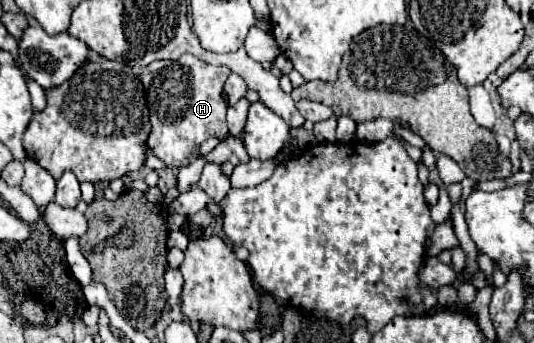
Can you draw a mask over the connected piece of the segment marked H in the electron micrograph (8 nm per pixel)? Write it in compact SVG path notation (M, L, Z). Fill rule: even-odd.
M183 54L177 60L153 62L143 70L141 82L147 92L151 116L151 134L147 138L151 154L161 158L169 168L179 168L197 158L199 144L209 136L227 138L223 84L229 74L231 70L227 66L207 64L191 54Z

